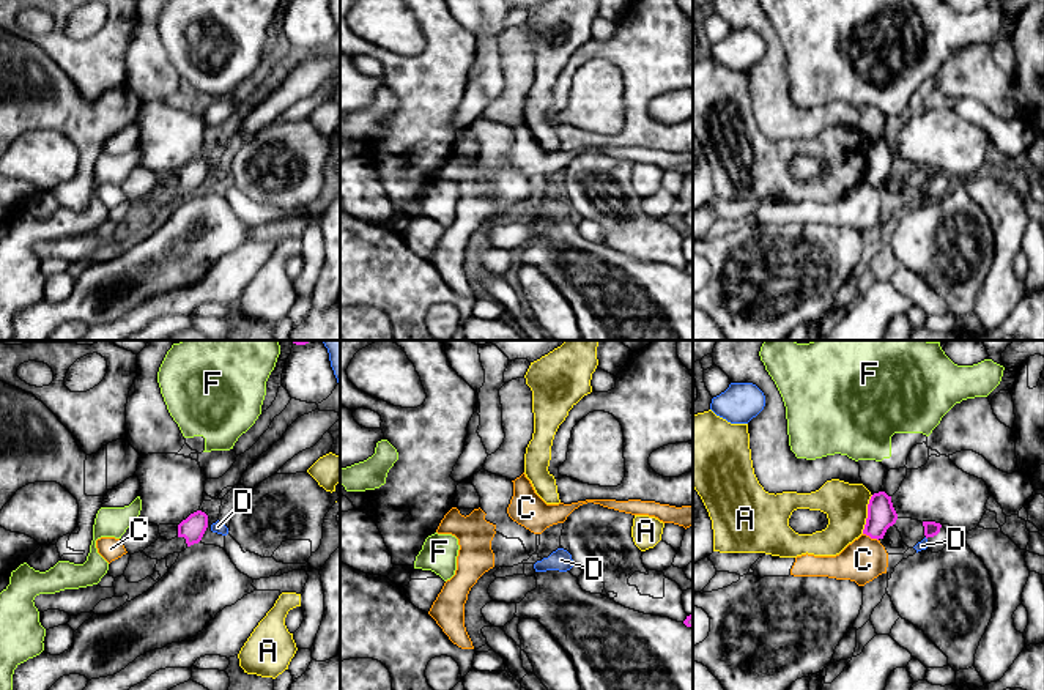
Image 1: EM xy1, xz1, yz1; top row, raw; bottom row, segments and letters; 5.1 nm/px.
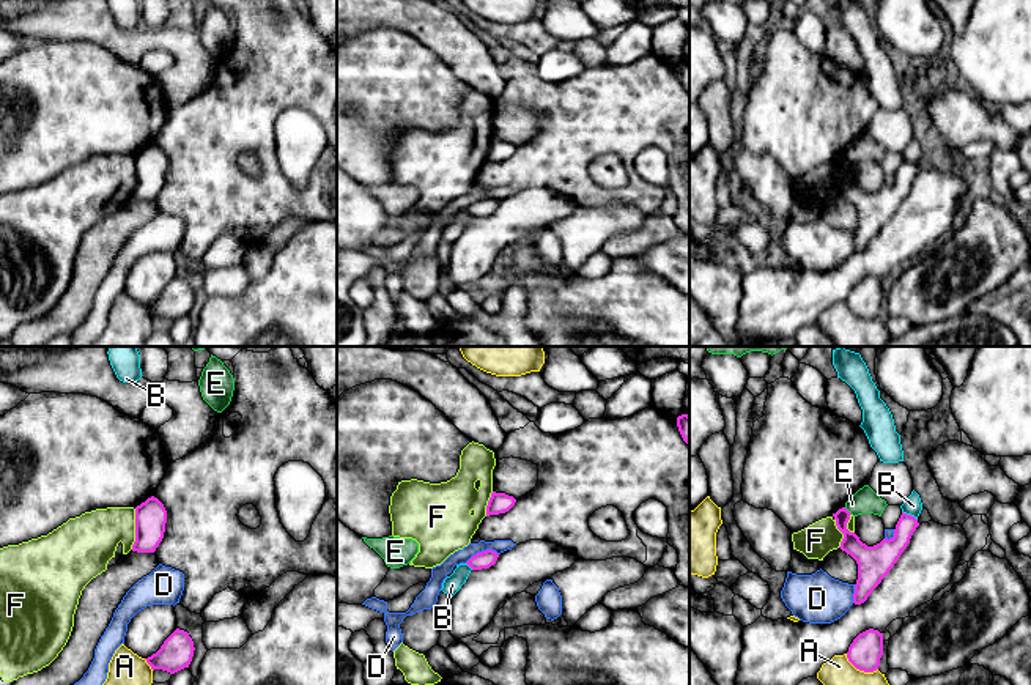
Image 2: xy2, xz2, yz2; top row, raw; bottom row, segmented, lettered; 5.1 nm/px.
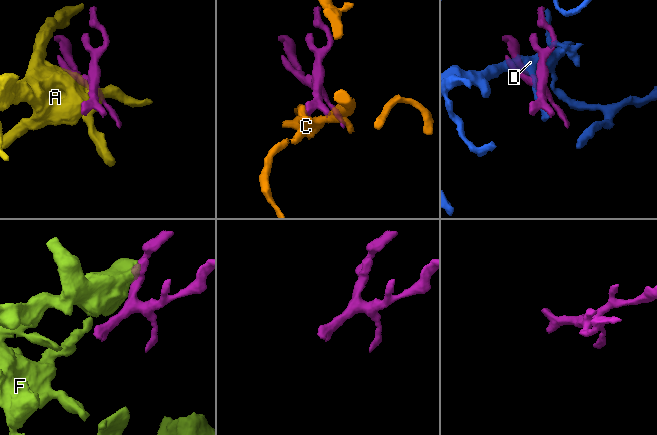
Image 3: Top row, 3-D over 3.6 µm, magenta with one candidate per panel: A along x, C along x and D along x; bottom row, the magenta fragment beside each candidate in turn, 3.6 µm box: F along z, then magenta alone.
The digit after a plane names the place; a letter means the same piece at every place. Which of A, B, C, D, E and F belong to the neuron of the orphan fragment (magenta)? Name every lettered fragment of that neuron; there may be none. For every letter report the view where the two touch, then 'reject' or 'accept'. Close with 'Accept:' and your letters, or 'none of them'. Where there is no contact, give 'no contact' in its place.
A: contact in yz1; reject
B: contact in yz2; reject
C: contact in yz1; reject
D: contact in xz2; reject
E: contact in yz2; reject
F: contact in xy2; reject
Accept: none of them

